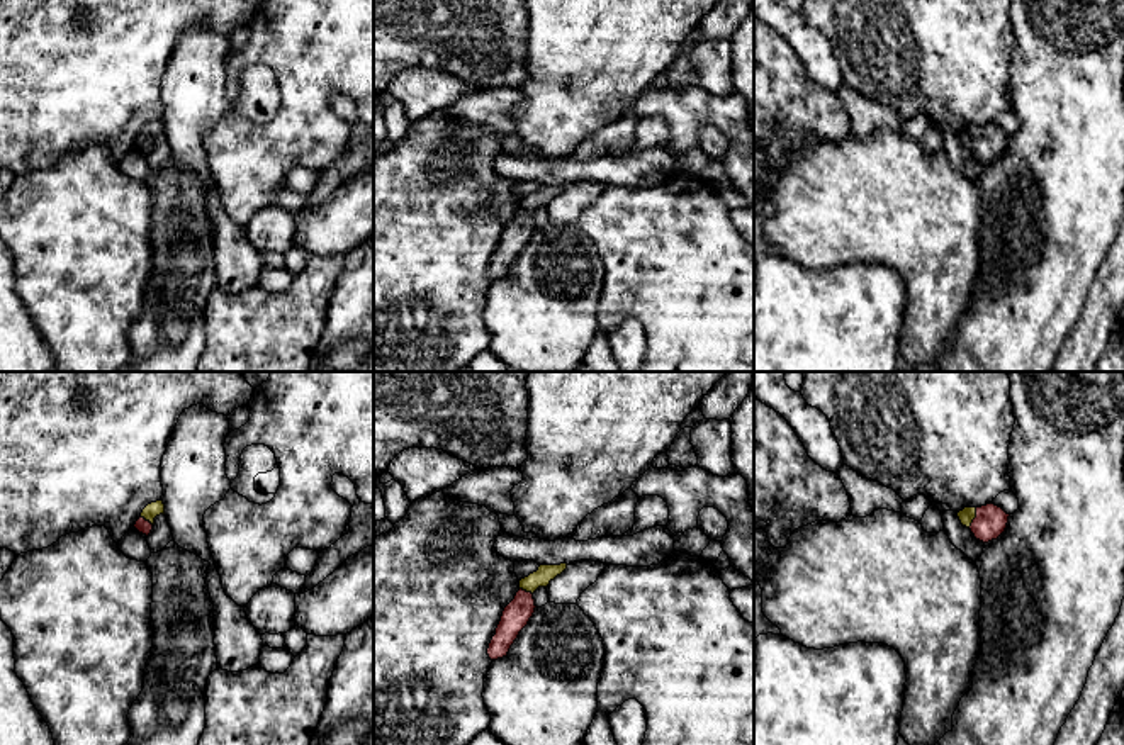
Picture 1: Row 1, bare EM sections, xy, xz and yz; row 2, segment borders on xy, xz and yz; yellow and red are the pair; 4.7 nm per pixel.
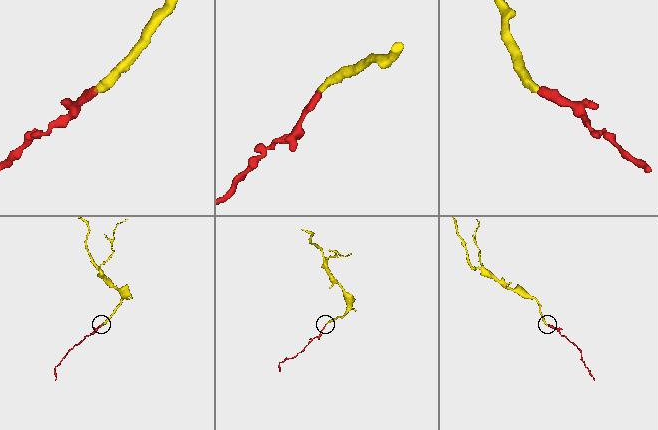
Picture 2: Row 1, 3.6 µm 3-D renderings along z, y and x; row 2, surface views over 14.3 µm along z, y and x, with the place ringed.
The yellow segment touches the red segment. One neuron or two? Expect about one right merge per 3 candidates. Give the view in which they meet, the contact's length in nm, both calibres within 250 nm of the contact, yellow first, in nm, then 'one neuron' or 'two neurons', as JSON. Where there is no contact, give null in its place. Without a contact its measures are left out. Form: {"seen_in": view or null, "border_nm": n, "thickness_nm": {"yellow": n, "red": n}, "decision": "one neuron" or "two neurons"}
{"seen_in": "yz", "border_nm": 100, "thickness_nm": {"yellow": 70, "red": 150}, "decision": "one neuron"}

